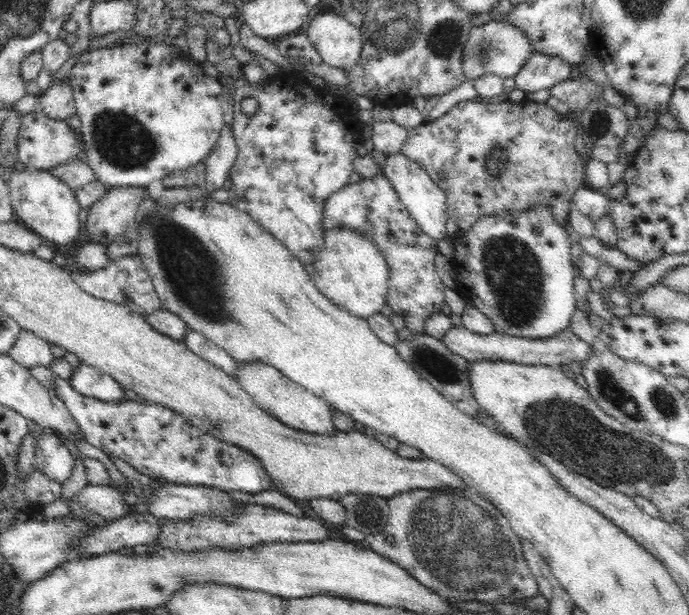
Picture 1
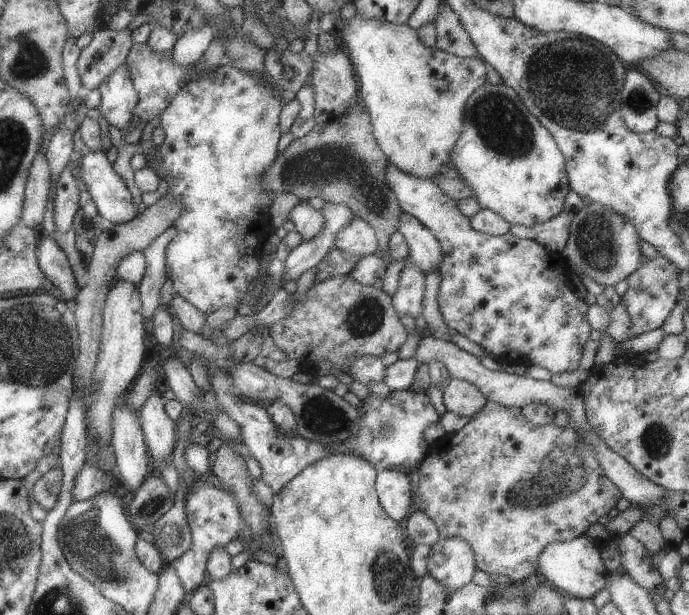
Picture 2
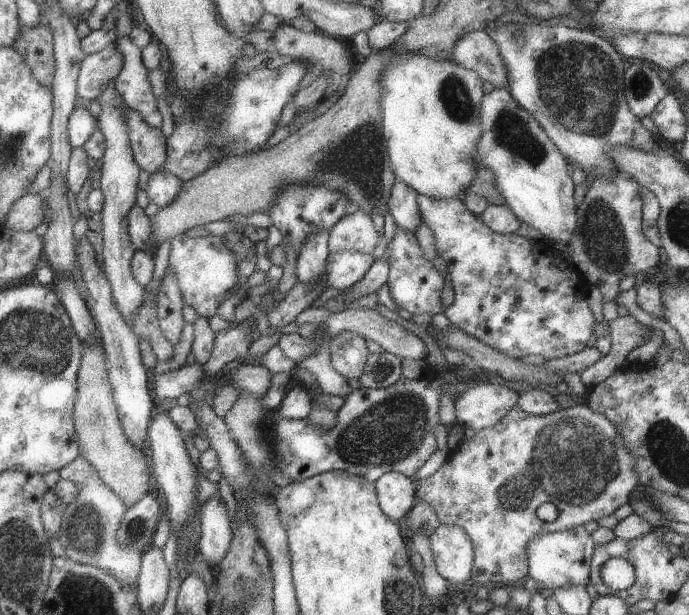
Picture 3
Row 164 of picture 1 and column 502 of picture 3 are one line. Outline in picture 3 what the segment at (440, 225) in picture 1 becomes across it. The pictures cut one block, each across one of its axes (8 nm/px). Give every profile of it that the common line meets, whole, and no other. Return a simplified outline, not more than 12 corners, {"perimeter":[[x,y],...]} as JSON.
{"perimeter":[[482,380],[454,401],[475,432],[500,422],[520,392]]}

